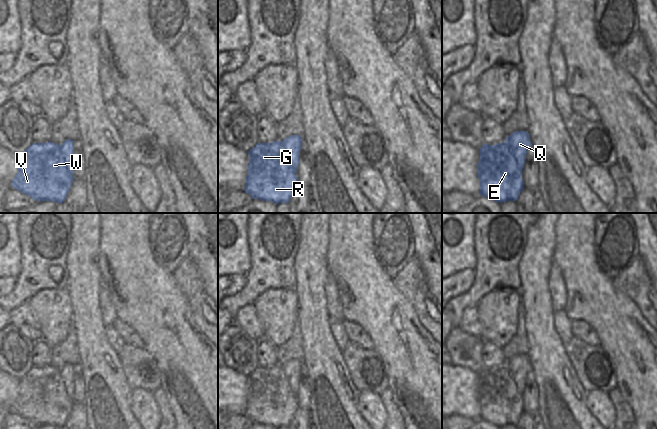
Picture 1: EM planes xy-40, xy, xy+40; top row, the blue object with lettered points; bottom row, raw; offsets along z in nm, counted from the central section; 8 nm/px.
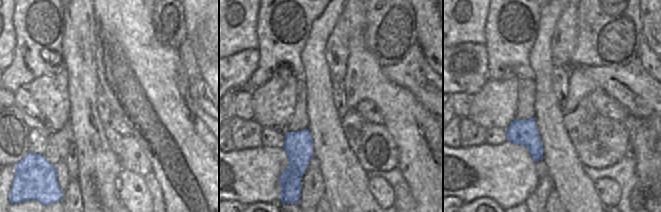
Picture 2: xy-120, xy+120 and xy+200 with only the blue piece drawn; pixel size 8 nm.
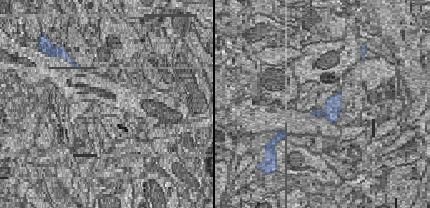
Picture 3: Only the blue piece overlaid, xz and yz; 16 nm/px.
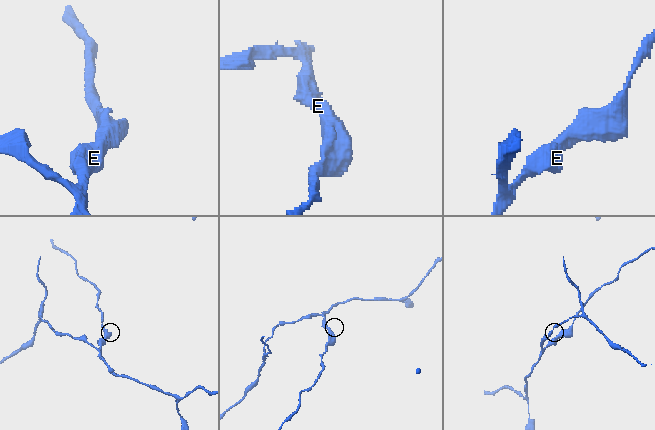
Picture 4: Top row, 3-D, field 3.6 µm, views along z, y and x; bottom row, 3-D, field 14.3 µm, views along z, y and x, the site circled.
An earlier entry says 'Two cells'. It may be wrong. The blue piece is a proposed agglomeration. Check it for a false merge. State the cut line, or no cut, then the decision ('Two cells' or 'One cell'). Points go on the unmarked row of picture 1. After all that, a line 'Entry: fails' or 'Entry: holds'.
Split along xy-40 (59, 369), (65, 391), (71, 398). Two cells
Entry: holds

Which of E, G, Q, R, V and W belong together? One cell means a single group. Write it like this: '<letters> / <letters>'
E G R V W / Q

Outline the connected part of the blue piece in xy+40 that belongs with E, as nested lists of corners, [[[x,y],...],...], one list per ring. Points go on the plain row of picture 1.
[[[506,366],[483,368],[478,386],[480,419],[497,427],[516,425],[524,413],[522,395]]]

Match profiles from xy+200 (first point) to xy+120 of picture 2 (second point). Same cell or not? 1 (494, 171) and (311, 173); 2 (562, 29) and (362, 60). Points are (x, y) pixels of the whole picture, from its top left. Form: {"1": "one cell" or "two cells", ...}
{"1": "two cells", "2": "two cells"}

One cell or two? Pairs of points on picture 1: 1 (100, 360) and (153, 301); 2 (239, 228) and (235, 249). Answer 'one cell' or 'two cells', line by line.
1: two cells
2: one cell

